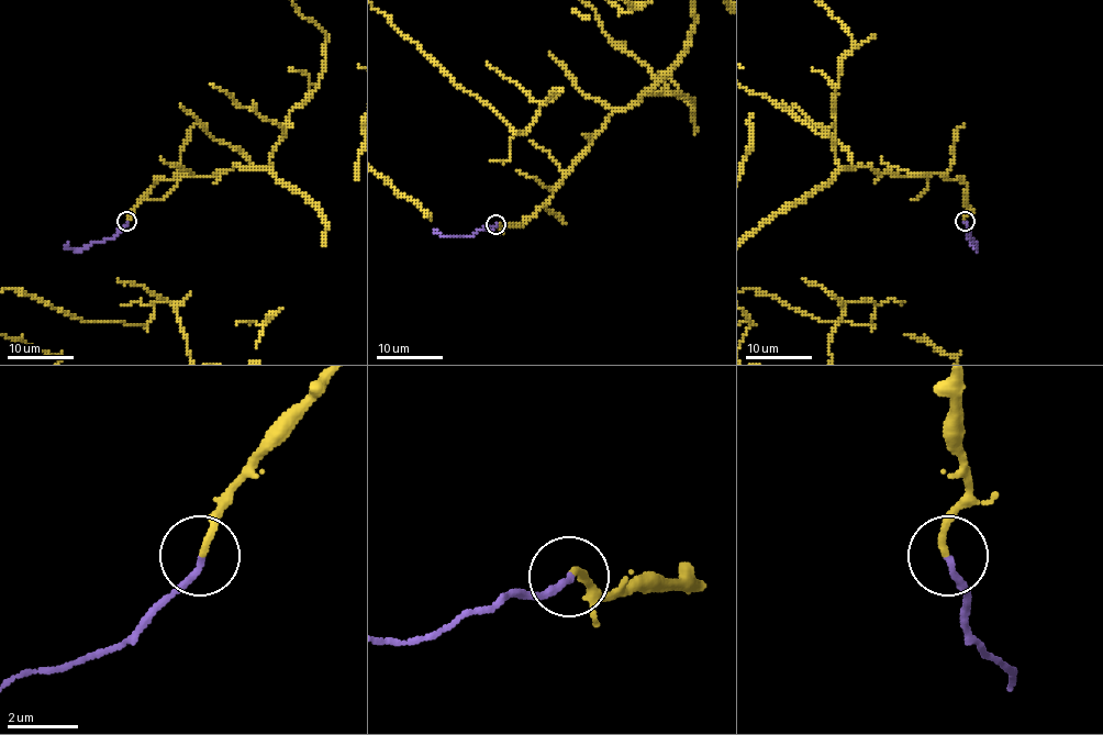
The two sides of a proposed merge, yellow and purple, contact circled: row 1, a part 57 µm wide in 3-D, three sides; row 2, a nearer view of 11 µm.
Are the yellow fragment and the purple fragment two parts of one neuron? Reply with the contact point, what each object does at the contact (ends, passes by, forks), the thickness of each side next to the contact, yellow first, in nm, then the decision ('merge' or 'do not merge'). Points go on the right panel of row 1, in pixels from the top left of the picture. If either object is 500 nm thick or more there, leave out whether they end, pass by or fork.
at (965, 221); yellow ends there; purple ends there; 180 nm thick on the yellow side, 170 nm on the other; merge

